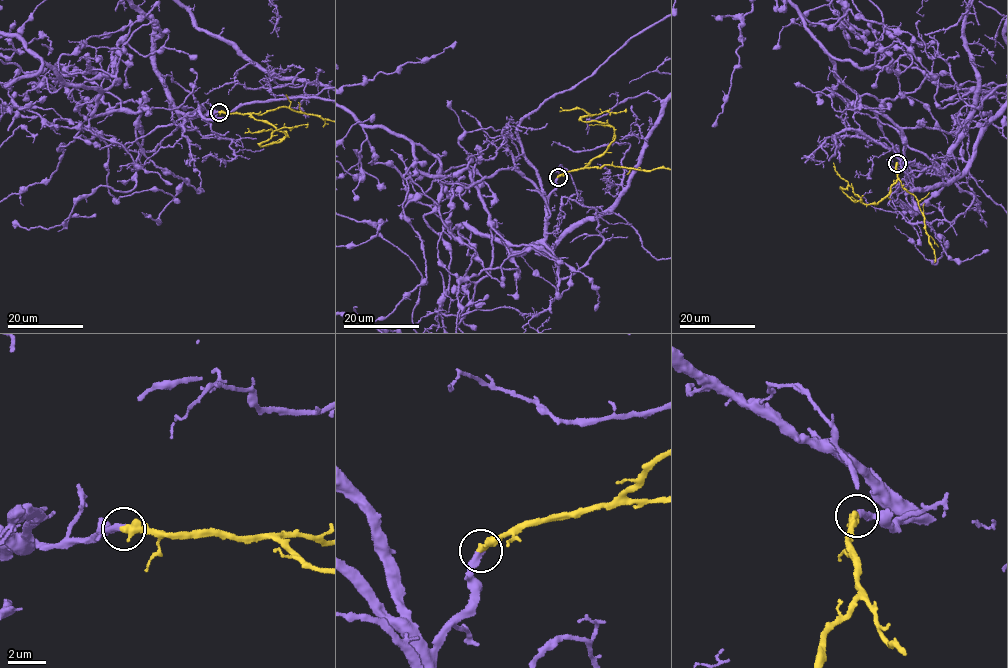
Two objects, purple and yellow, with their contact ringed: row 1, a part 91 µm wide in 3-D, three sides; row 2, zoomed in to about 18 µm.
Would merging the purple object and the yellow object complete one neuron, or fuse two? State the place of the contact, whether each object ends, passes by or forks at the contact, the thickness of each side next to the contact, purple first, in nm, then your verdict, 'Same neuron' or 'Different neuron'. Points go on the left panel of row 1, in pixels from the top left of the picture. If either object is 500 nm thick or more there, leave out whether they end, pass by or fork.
Place: (219, 112). At the ring purple ends. At the ring yellow ends. Thickness 360 nm (purple) against 400 nm. Same neuron

